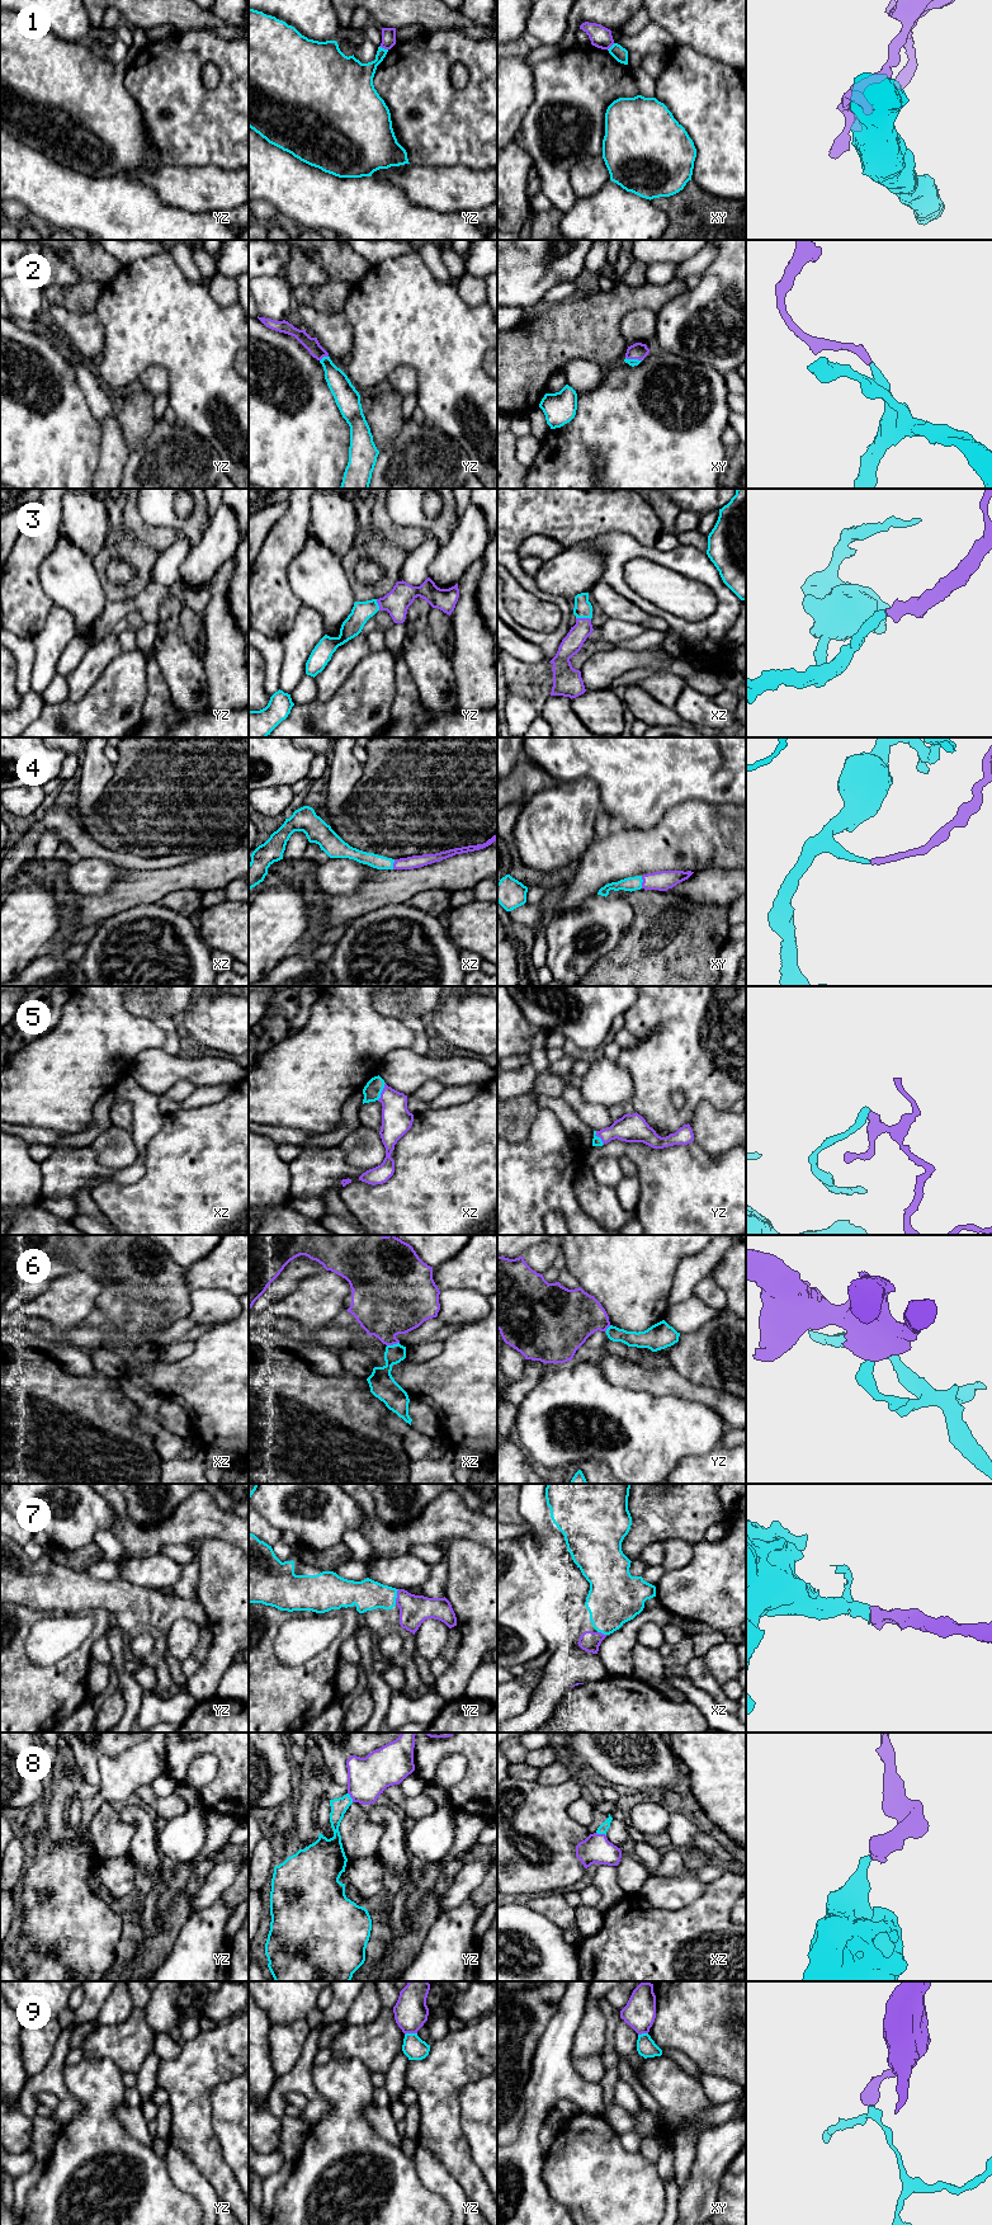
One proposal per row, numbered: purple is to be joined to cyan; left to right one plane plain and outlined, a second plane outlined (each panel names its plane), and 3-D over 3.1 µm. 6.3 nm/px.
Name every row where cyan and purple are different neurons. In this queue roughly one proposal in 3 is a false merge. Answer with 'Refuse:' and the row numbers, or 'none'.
Refuse: 1, 6, 9

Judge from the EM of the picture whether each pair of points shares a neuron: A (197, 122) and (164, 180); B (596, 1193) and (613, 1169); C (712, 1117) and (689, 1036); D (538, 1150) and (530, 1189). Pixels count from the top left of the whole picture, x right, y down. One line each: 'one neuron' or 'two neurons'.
A: two neurons
B: two neurons
C: two neurons
D: one neuron

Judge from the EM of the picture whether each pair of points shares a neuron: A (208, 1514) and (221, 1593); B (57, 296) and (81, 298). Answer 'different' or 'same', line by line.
A: different
B: same

